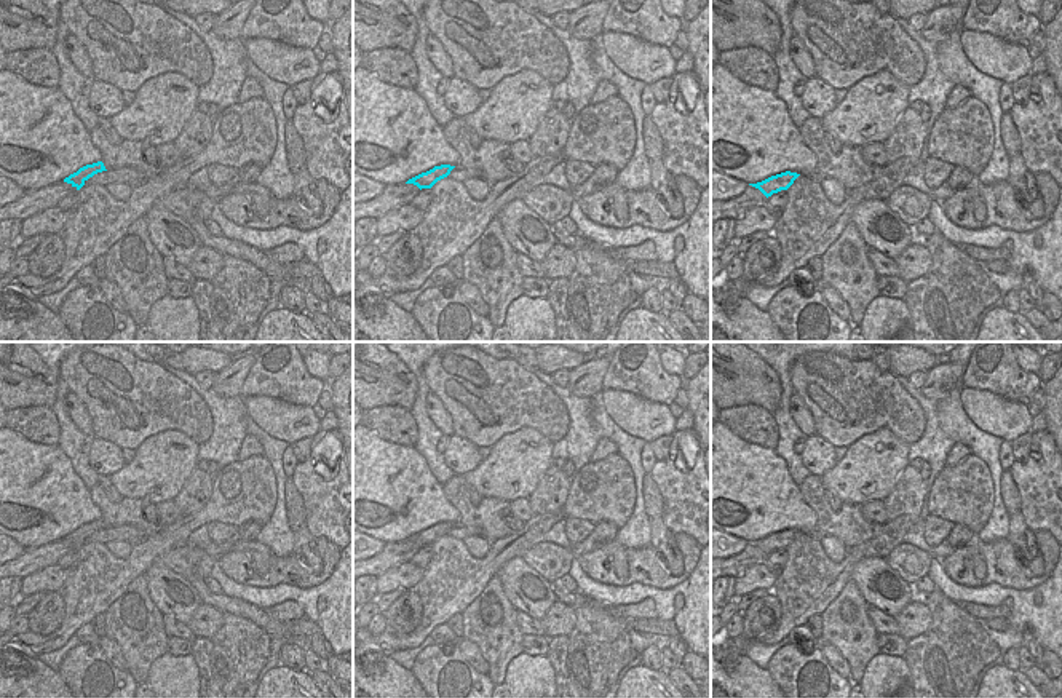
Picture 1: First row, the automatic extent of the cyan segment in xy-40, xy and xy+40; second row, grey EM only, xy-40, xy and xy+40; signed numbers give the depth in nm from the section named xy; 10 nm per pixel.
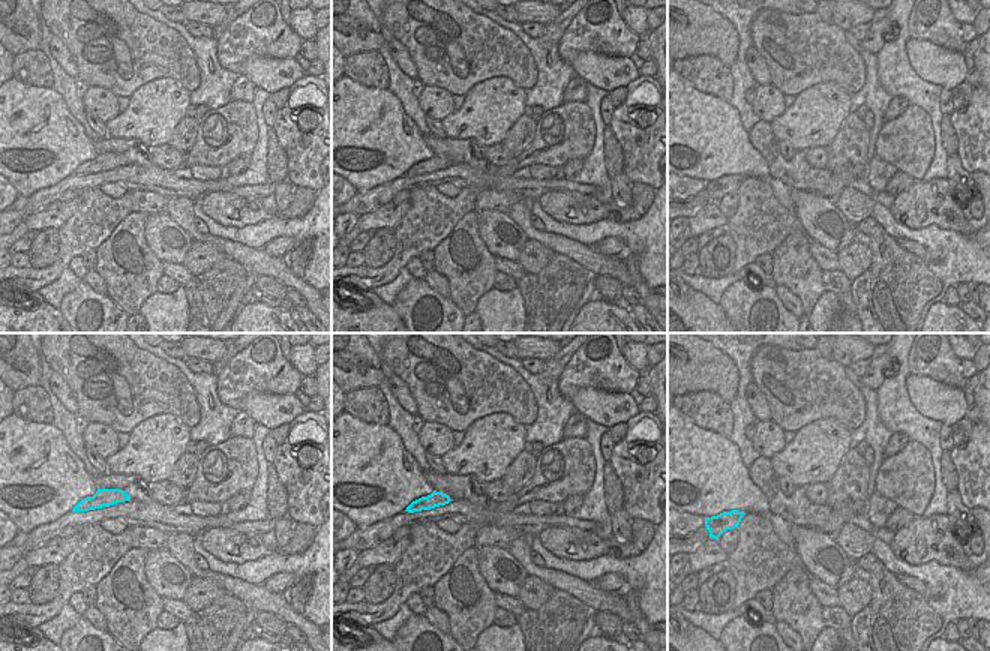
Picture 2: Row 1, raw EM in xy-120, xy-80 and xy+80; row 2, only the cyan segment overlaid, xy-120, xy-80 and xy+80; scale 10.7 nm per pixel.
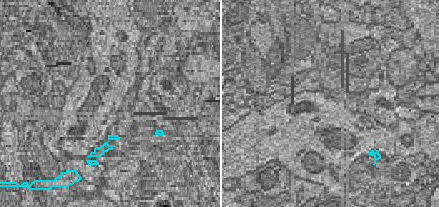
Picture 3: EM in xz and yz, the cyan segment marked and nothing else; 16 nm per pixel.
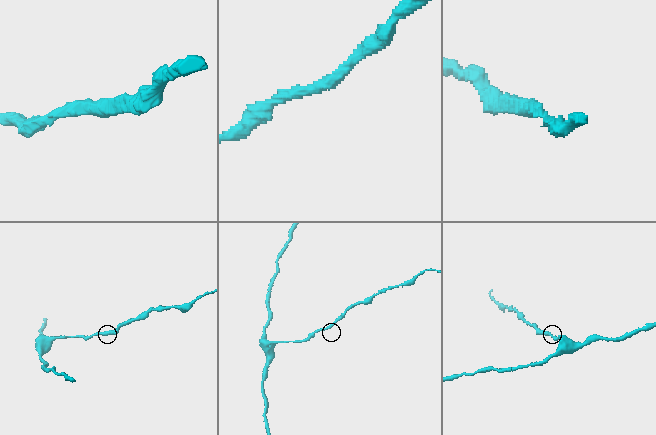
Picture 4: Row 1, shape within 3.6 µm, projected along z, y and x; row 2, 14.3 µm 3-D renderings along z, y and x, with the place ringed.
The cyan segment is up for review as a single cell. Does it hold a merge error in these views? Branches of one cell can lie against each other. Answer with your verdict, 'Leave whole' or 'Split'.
Leave whole

